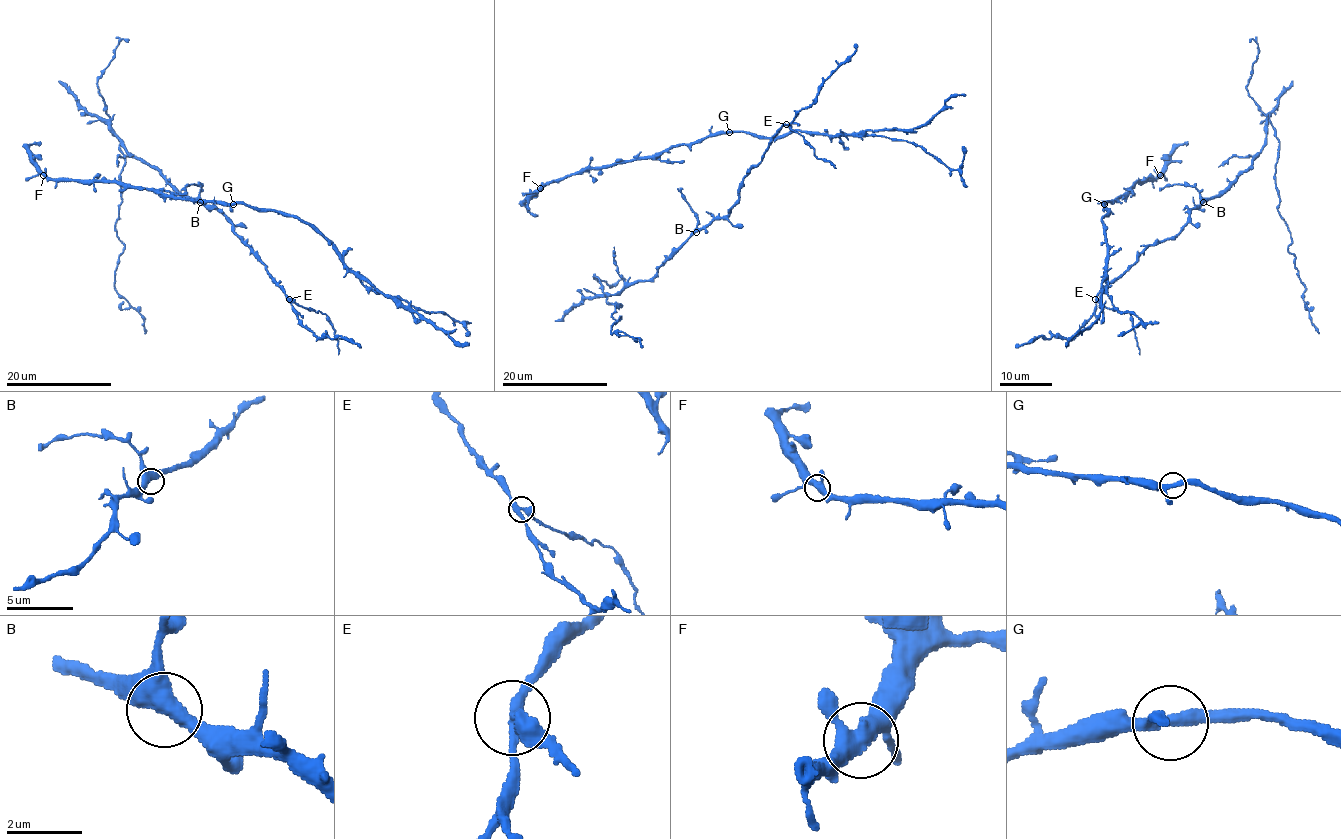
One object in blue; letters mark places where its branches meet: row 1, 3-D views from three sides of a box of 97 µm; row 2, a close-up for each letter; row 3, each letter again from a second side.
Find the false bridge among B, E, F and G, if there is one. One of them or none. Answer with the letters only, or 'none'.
E

